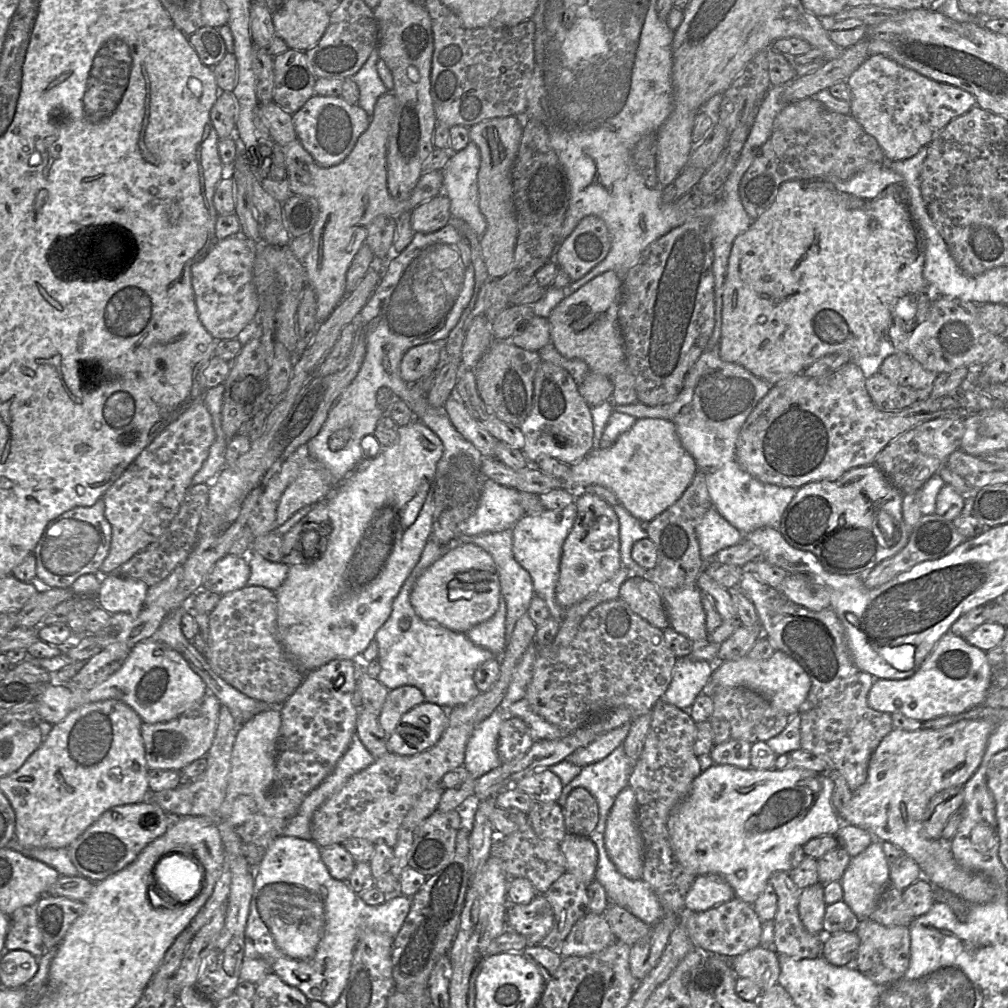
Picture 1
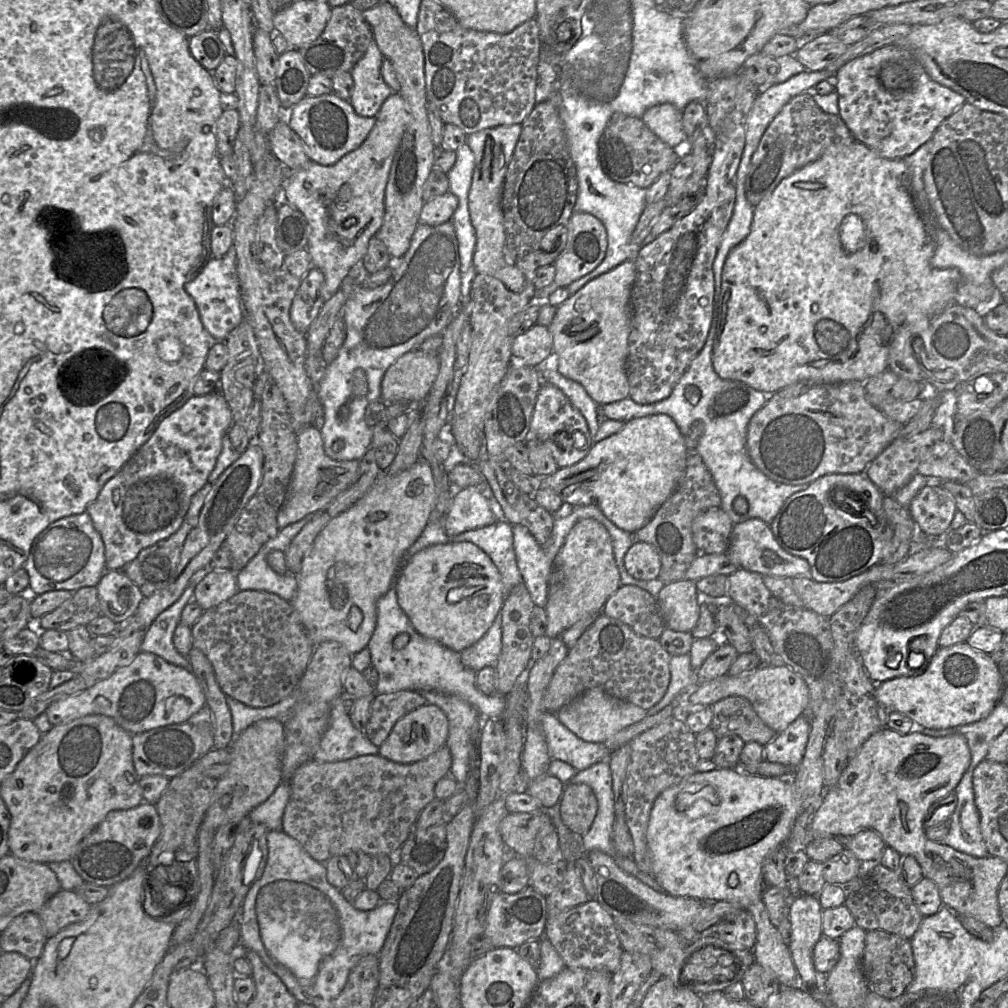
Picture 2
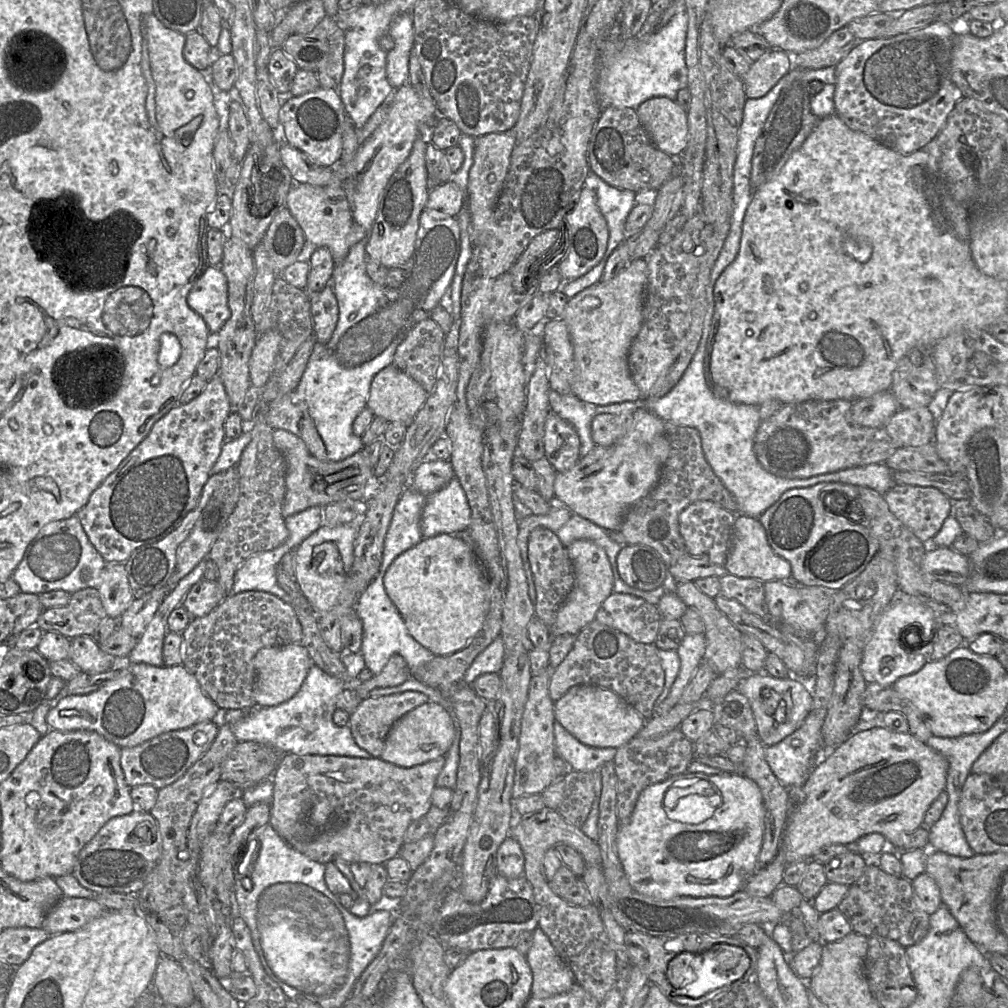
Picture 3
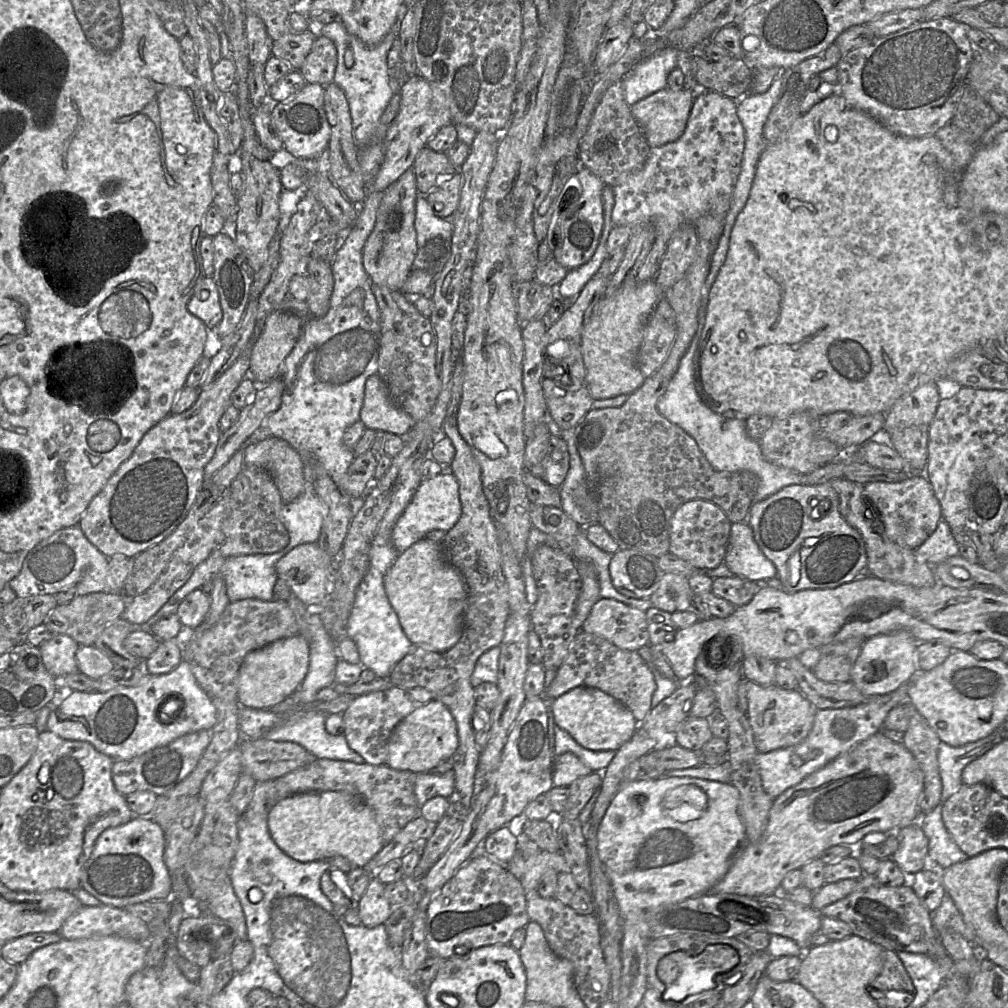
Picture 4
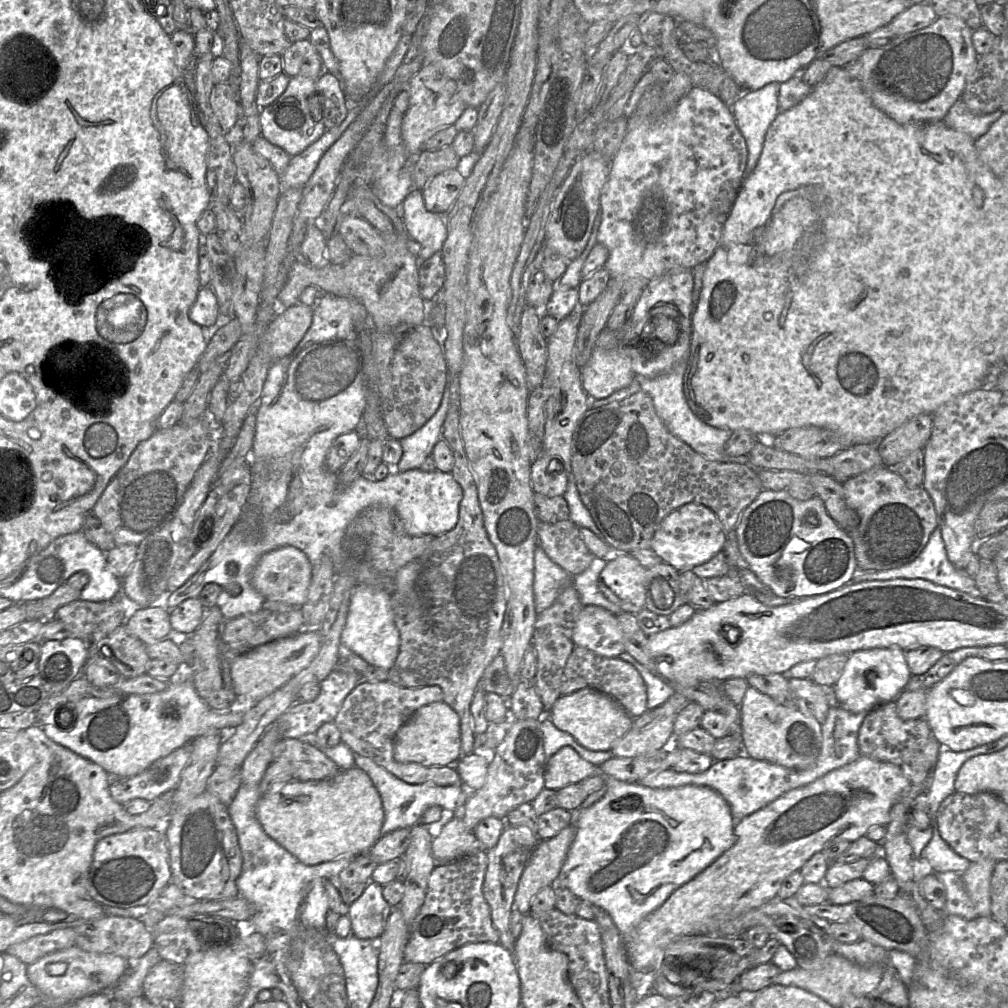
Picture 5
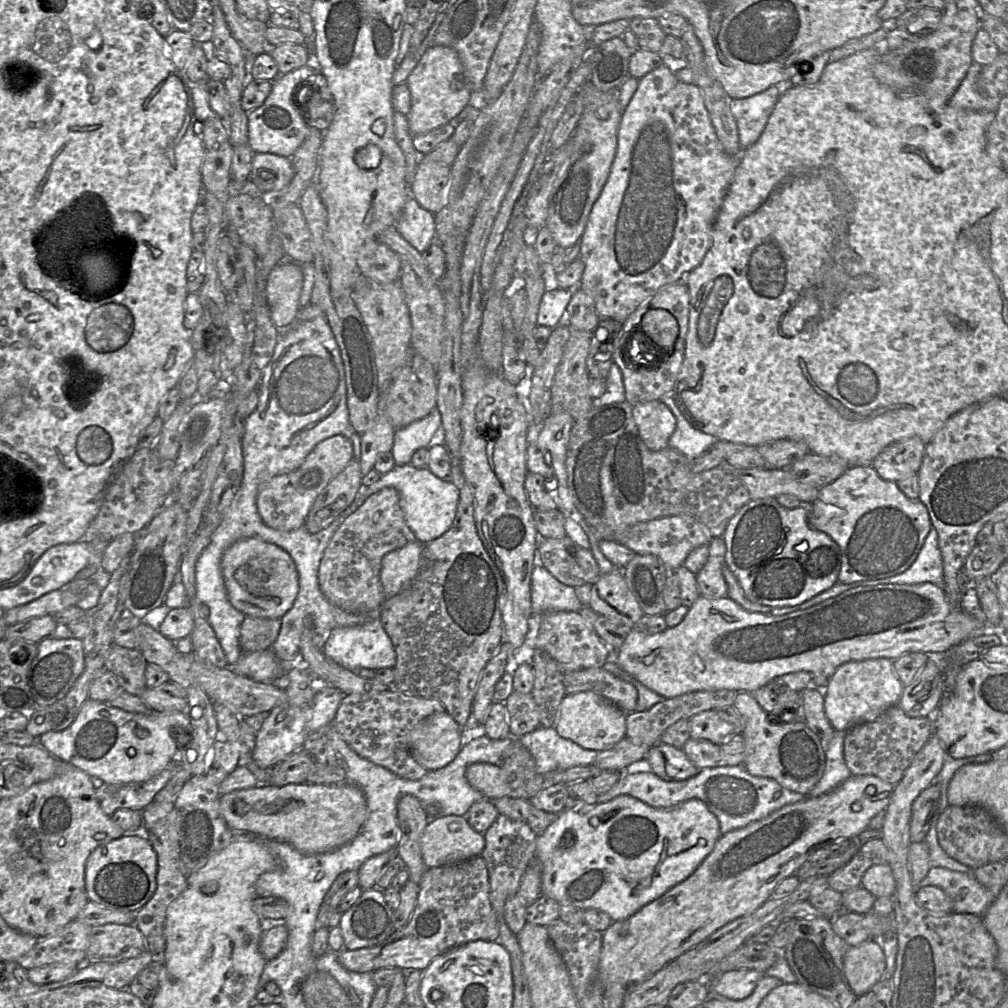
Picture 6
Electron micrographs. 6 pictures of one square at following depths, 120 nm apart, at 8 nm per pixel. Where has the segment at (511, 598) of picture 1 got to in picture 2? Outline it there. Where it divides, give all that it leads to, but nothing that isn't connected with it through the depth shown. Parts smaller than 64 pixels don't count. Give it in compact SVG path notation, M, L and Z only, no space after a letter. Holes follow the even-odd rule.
M506 520L468 530L450 537L450 542L472 542L481 548L497 567L502 583L504 597L513 587L523 582L517 566L513 547L513 528Z

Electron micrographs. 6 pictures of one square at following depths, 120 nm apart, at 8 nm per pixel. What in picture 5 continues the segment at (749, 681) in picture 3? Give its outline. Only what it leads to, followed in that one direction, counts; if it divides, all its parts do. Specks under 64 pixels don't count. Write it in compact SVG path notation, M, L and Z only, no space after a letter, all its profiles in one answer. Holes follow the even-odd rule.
M749 686L739 711L739 737L745 755L795 770L807 770L814 766L822 743L821 724L814 717L803 715L797 708L778 704Z

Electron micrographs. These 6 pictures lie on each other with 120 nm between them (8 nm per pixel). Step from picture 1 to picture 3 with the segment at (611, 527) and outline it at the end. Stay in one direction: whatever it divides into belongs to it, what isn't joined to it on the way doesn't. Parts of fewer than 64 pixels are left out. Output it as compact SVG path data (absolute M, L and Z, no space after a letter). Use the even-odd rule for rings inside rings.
M590 540L573 541L567 547L573 564L575 581L566 601L558 611L556 622L552 627L554 637L564 634L577 635L588 623L595 620L596 613L603 601L613 593L613 572L605 550Z

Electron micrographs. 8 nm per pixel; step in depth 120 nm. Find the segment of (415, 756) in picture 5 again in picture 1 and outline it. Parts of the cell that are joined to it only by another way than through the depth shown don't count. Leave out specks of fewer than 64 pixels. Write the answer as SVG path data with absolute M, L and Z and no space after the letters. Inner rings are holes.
M424 701L401 717L394 731L388 735L389 752L414 755L434 746L448 725L446 708Z

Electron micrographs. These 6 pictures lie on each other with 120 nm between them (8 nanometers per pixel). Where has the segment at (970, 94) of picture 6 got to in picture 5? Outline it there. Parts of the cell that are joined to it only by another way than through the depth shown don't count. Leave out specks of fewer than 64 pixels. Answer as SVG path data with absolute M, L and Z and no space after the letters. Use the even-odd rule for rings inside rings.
M960 97L949 109L942 122L976 140L1001 117L1002 113L1003 110L998 109L987 114L976 114L968 109Z

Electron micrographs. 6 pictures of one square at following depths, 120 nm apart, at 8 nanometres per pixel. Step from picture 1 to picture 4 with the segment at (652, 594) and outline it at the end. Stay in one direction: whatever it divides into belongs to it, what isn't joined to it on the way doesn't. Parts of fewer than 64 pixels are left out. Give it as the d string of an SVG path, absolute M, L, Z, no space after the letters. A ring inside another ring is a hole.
M599 599L581 630L605 638L623 650L638 651L650 642L645 612L614 599Z

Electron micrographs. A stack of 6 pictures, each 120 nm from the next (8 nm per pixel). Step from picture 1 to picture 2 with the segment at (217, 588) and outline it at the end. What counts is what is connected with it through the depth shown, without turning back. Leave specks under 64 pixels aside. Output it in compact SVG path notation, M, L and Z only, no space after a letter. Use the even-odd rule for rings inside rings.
M229 569L209 570L195 586L193 601L203 611L228 600L239 591L237 573Z

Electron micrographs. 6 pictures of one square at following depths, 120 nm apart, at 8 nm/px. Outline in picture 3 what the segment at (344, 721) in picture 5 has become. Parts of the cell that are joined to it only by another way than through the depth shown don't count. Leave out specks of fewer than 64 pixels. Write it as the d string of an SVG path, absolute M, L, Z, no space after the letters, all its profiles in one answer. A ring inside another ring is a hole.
M405 691L381 697L366 697L352 714L349 715L349 727L355 742L372 757L380 757L385 745L385 739L392 725L407 712L429 702L429 698L418 691Z

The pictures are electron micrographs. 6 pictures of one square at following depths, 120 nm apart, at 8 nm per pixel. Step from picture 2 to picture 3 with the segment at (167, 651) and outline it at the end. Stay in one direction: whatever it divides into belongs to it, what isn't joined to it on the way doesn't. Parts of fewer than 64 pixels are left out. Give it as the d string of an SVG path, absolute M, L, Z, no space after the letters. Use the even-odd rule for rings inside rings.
M203 559L187 576L179 581L175 589L164 599L154 617L148 624L136 647L130 652L130 663L146 663L152 666L164 666L163 643L168 630L167 620L170 613L182 605L184 597L191 587L204 579L207 559Z

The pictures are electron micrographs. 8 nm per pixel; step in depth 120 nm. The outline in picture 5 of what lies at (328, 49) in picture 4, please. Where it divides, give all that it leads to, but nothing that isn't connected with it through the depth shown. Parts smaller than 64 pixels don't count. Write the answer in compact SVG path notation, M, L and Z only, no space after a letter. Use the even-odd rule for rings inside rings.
M309 39L293 42L281 55L283 73L289 77L317 79L323 72L321 57Z

